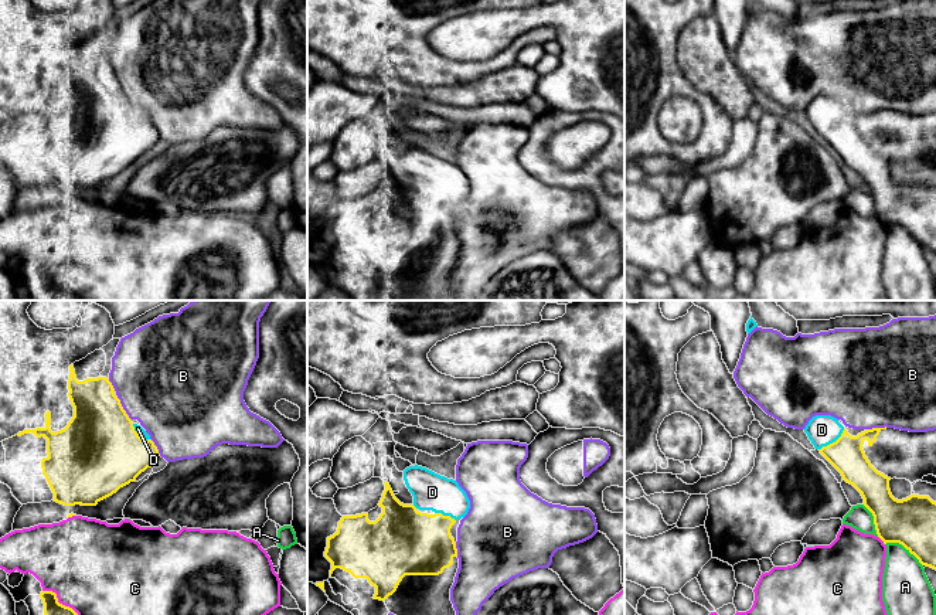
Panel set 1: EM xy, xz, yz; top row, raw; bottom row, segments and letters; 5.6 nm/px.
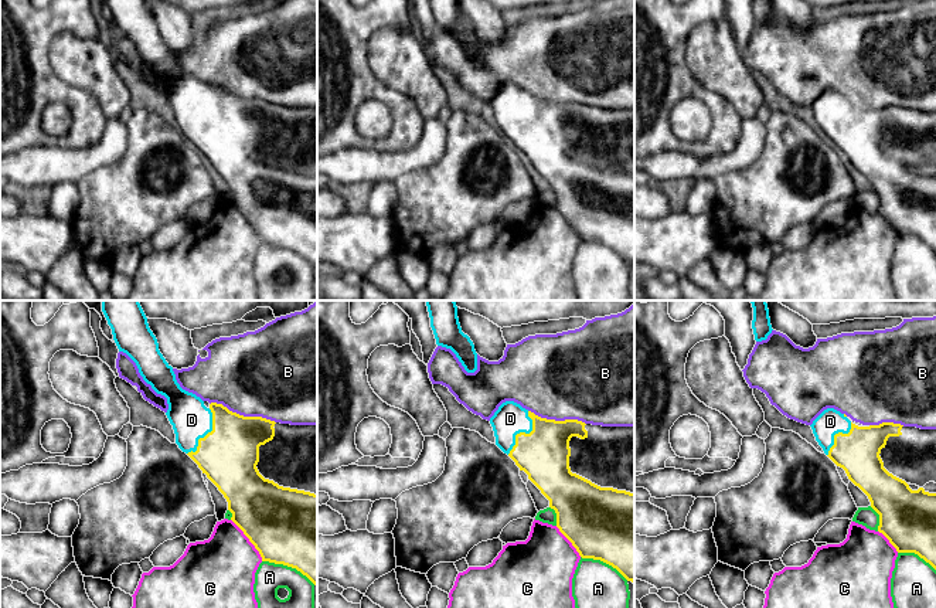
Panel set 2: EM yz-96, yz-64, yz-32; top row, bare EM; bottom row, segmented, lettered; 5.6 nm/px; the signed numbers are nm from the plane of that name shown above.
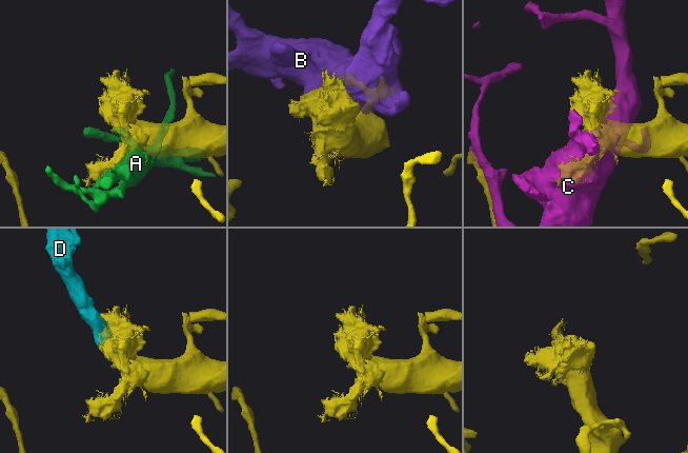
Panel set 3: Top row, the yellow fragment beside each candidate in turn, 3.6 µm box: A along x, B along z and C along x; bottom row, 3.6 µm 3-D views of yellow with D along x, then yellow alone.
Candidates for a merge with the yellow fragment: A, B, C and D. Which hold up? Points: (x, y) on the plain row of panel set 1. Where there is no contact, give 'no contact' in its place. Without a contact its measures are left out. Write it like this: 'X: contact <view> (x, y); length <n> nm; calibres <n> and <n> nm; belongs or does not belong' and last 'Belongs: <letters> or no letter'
A: contact yz (905, 230); length 260 nm; calibres 280 and 280 nm; does not belong
B: contact xy (122, 91); length 160 nm; calibres 440 and 480 nm; does not belong
C: contact xy (58, 285); length 260 nm; calibres 150 and 460 nm; does not belong
D: contact yz (833, 125); length 200 nm; calibres 190 and 180 nm; belongs
Belongs: D

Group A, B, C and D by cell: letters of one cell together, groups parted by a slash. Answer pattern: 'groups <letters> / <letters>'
groups A / B / C / D

